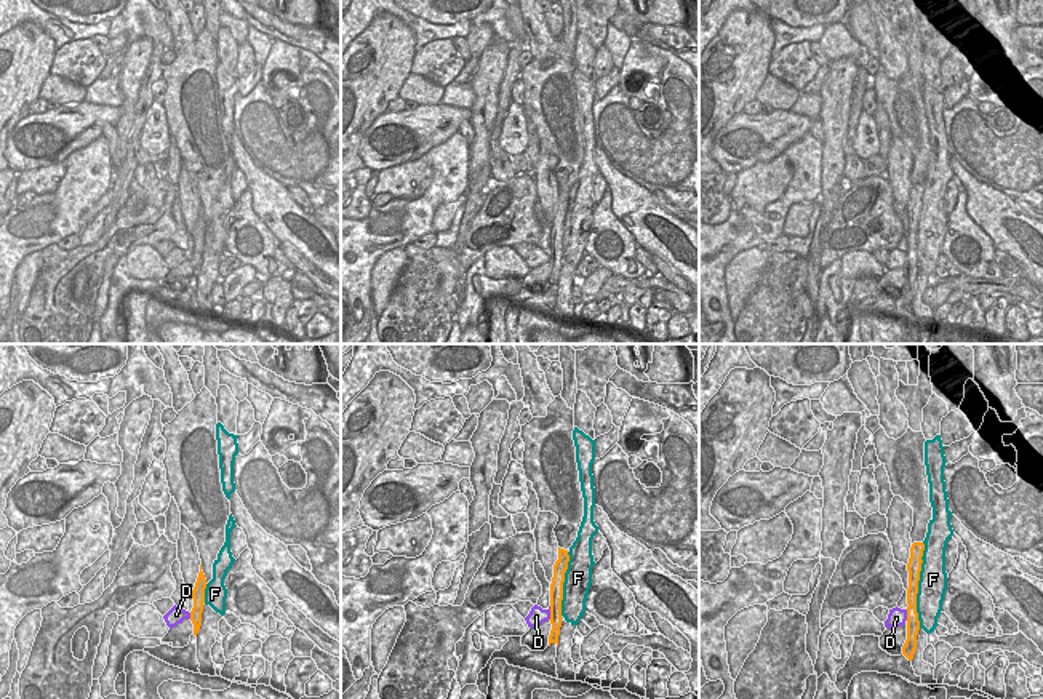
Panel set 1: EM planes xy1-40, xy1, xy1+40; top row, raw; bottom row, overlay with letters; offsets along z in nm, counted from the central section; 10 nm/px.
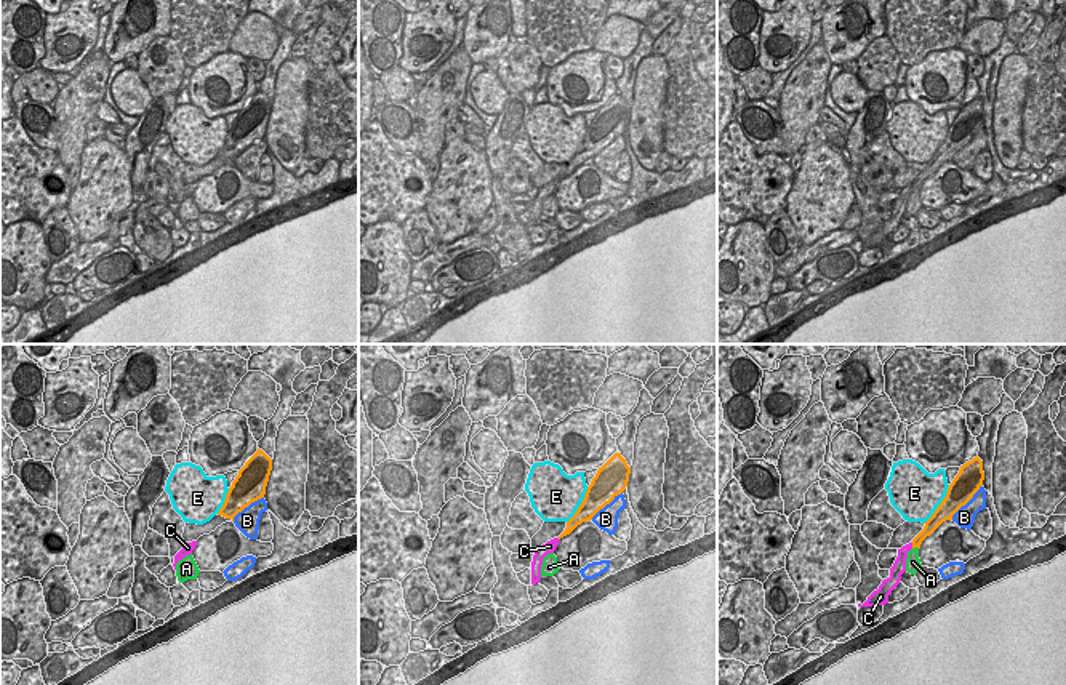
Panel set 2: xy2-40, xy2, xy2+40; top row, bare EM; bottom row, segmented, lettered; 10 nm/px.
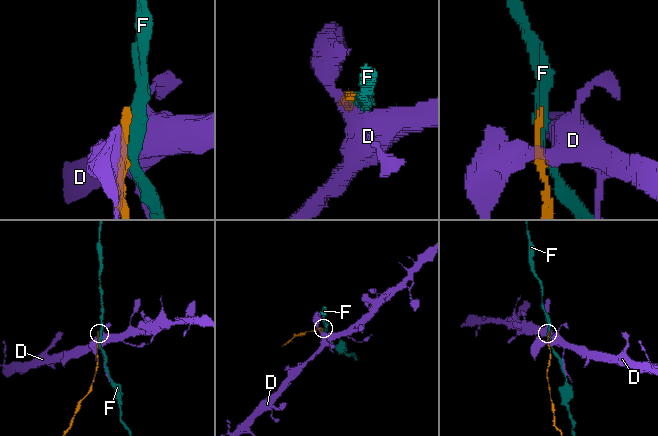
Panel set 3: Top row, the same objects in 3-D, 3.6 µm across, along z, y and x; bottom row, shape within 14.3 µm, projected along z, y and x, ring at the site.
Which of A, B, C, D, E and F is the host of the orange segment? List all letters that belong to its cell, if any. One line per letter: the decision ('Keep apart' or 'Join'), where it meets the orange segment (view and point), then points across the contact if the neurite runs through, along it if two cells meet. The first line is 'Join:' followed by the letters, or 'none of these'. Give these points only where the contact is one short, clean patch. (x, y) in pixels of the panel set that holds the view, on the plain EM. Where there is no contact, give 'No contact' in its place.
Join: C
A: Keep apart. Touches orange at xy2+40 (916, 188)
B: Keep apart. Touches orange at xy2+40 (965, 144)
C: Join. Touches orange at xy2+40 (913, 188). Path across: xy2+40 (929, 170), (913, 188), (903, 194), (900, 205)
D: Keep apart. Touches orange at xy1 (551, 255). Boundary: xy1 (551, 248), (547, 261)
E: Keep apart. Touches orange at xy2+40 (940, 146). Boundary: xy2+40 (949, 127), (941, 144), (924, 164)
F: Keep apart. Touches orange at xy1+40 (917, 227).

